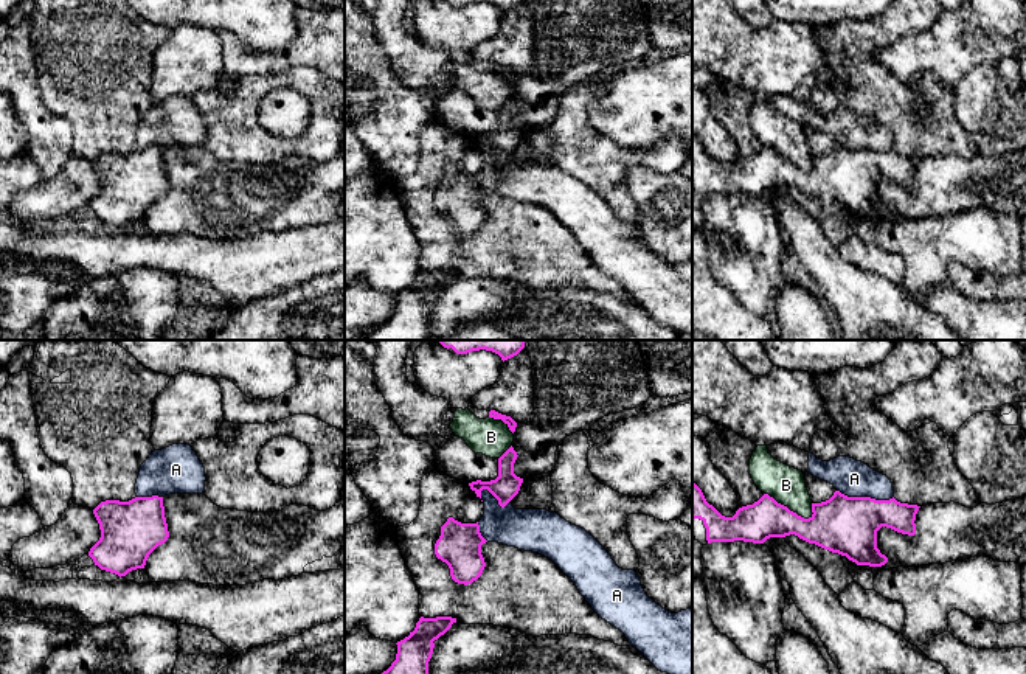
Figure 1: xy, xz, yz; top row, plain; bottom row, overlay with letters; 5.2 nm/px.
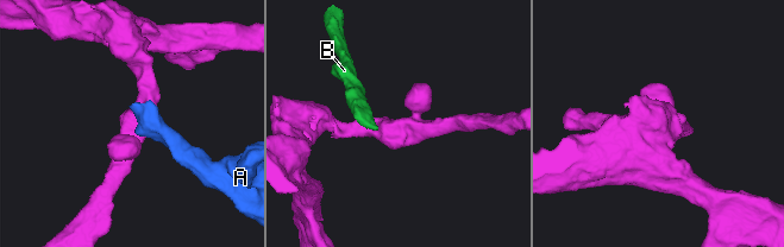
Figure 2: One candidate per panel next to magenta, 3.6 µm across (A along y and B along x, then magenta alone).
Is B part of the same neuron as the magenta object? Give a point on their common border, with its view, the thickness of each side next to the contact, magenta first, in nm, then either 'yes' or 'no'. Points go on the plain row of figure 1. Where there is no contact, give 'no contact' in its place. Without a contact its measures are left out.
yz (787, 160) | 240/190 nm | no

